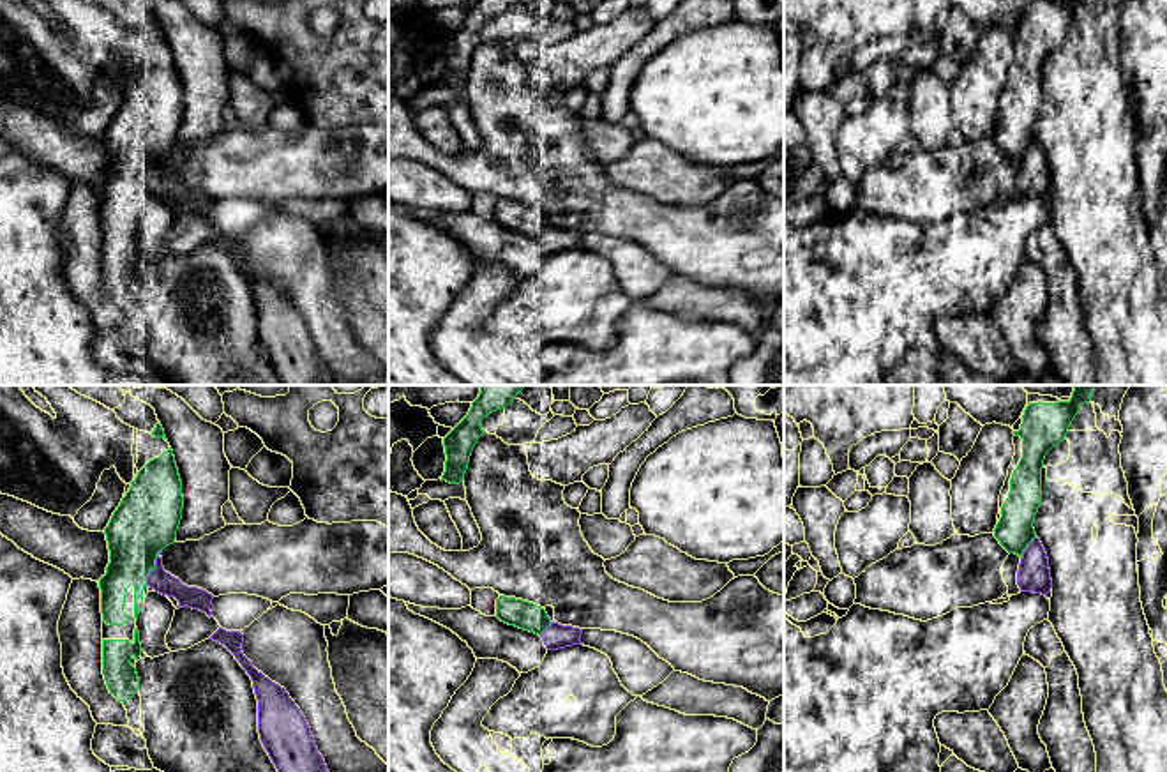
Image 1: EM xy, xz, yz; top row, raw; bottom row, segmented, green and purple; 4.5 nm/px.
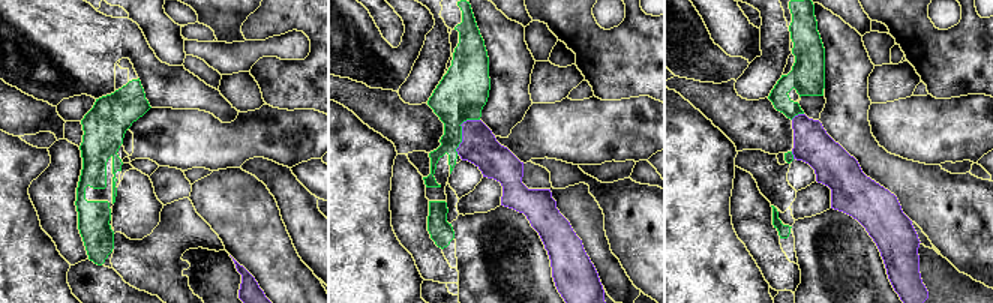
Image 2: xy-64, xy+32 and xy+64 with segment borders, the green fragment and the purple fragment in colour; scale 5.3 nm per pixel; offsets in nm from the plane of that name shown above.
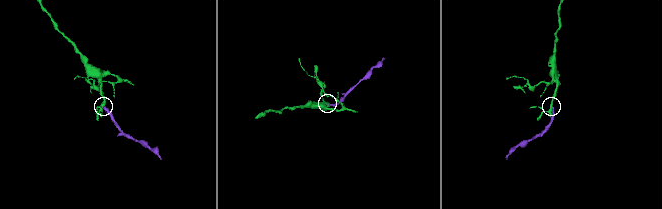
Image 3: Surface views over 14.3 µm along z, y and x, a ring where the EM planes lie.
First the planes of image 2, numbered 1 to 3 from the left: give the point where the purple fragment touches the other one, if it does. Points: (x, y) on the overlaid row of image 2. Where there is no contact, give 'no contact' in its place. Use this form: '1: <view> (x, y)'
1: no contact
2: xy+32 (461, 131)
3: xy+64 (797, 114)

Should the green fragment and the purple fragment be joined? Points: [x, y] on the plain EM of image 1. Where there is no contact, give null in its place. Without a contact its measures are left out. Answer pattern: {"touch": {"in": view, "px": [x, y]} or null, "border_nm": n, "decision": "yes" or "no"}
{"touch": {"in": "xy", "px": [154, 170]}, "border_nm": 180, "decision": "no"}

